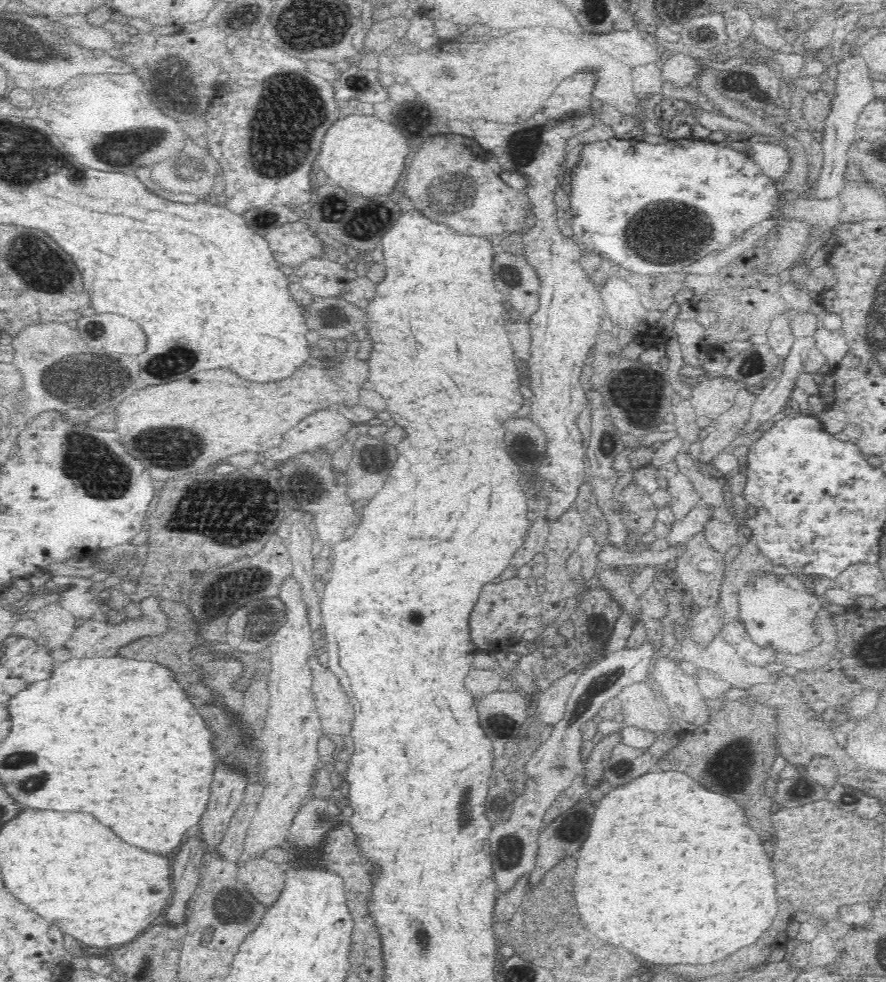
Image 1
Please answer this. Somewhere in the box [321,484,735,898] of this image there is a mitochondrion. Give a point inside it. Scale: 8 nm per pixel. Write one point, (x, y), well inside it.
(459, 814)

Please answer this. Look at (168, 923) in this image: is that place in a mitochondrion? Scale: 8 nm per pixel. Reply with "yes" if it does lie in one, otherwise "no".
no

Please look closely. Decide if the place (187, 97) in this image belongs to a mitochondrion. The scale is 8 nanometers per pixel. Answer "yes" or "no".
no

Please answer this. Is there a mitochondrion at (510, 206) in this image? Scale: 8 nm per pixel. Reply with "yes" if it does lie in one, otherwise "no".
no

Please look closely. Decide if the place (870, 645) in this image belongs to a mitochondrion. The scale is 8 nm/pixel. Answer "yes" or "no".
yes

